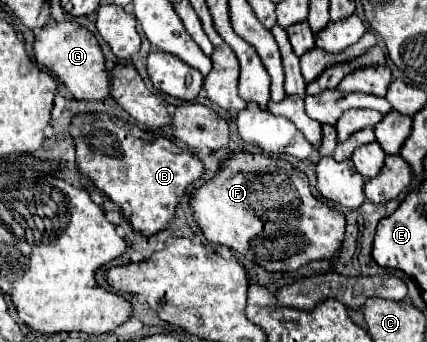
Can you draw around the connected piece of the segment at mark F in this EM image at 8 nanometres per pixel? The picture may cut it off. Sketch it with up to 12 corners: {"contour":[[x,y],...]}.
{"contour":[[232,154],[204,236],[268,272],[330,260],[344,214],[290,162]]}

